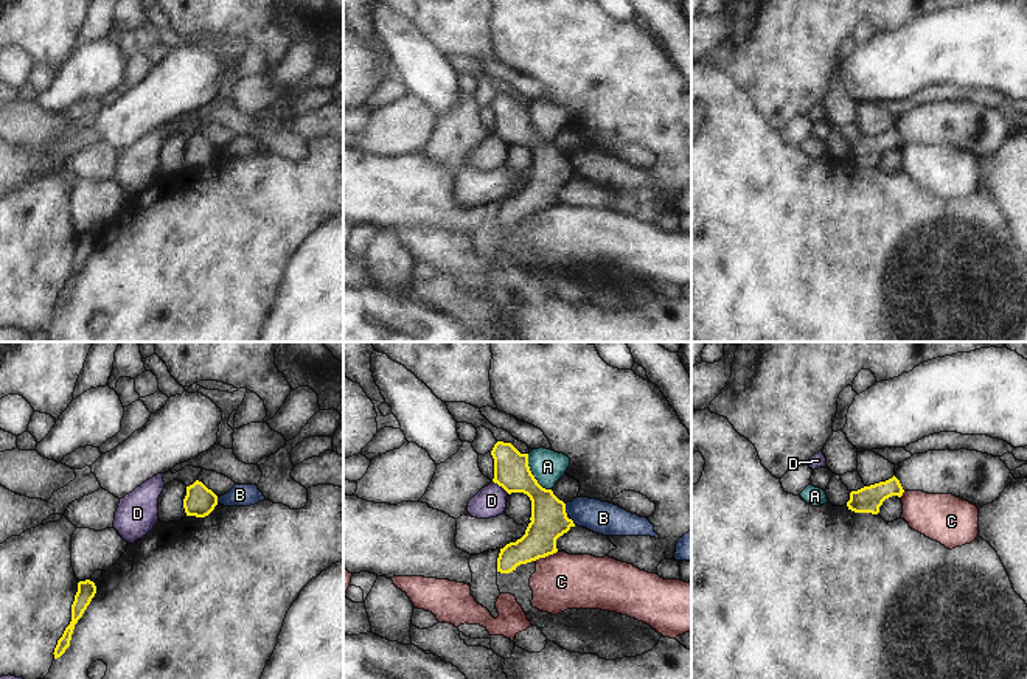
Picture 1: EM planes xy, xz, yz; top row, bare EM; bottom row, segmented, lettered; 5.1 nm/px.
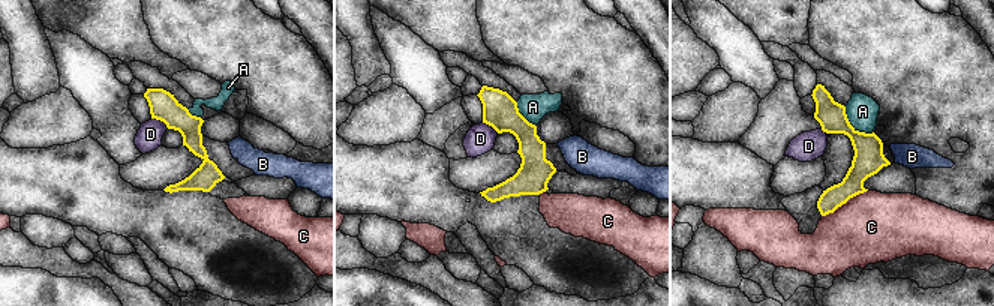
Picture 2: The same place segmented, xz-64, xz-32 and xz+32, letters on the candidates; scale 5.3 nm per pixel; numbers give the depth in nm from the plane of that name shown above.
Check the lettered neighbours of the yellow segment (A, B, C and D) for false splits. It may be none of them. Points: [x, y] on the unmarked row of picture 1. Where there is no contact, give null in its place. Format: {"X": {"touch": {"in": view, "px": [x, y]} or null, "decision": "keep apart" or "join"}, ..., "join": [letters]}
{"A": {"touch": {"in": "xz", "px": [532, 126]}, "decision": "keep apart"}, "B": {"touch": {"in": "xz", "px": [564, 160]}, "decision": "keep apart"}, "C": {"touch": {"in": "xz", "px": [546, 207]}, "decision": "keep apart"}, "D": {"touch": {"in": "xz", "px": [501, 137]}, "decision": "keep apart"}, "join": []}

